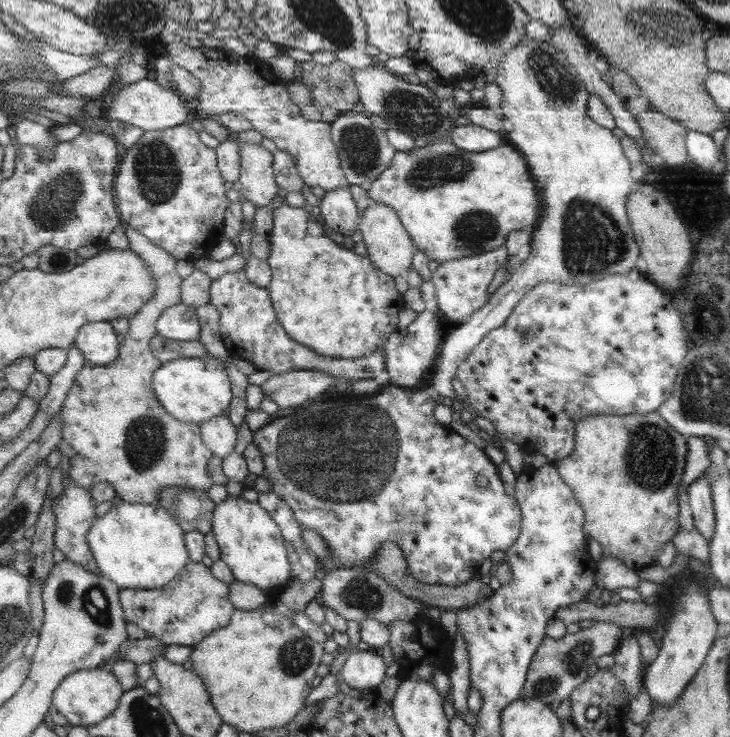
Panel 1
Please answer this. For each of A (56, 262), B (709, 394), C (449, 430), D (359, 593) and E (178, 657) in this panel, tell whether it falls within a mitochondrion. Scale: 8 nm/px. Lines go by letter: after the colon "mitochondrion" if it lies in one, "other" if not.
A: mitochondrion
B: mitochondrion
C: other
D: mitochondrion
E: other

